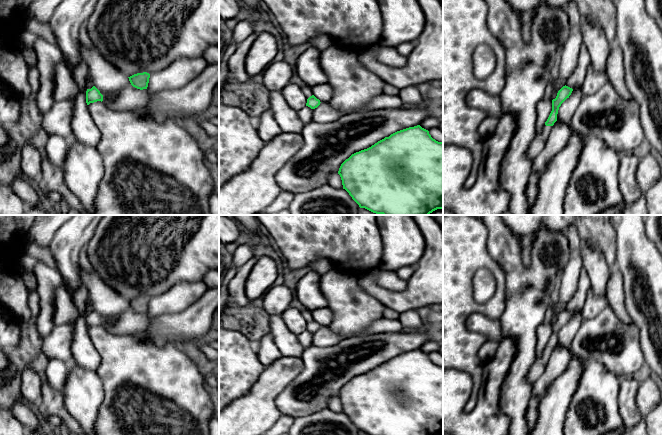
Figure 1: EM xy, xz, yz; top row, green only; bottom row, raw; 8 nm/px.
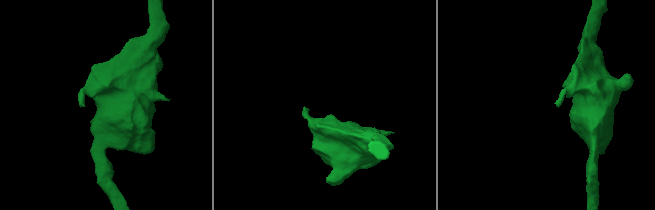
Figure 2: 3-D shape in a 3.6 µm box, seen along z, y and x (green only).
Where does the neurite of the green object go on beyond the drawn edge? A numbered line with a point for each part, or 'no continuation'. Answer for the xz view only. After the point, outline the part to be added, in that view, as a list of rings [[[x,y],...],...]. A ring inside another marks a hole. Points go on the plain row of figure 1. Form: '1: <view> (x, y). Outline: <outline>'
1: xz (305, 338). Outline: [[[308,330],[297,335],[299,343],[306,349],[312,345],[313,333]]]

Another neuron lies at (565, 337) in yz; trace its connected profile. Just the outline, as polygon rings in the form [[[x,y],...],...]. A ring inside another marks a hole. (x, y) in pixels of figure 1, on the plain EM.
[[[583,267],[579,275],[577,289],[566,306],[566,310],[572,312],[573,315],[559,331],[557,338],[558,346],[566,347],[572,351],[572,341],[581,325],[582,308],[589,291],[590,280],[585,268]]]

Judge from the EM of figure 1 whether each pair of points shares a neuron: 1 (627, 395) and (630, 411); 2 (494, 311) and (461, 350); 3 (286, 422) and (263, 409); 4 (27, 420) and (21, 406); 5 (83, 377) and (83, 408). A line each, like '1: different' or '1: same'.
1: same
2: same
3: different
4: same
5: same

